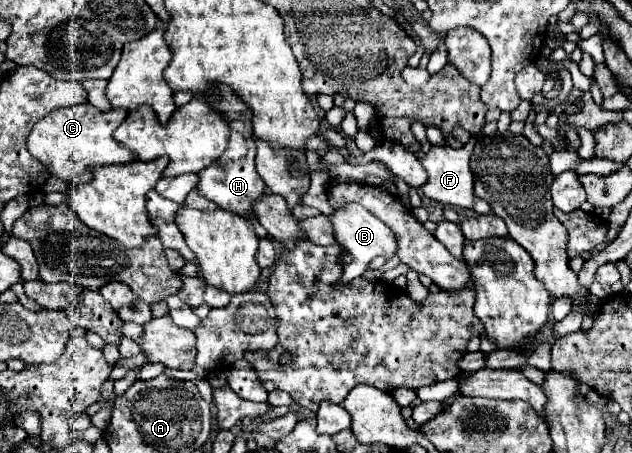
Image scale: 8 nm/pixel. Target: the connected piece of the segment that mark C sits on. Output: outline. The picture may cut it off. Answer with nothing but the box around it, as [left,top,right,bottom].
[28,104,136,186]

